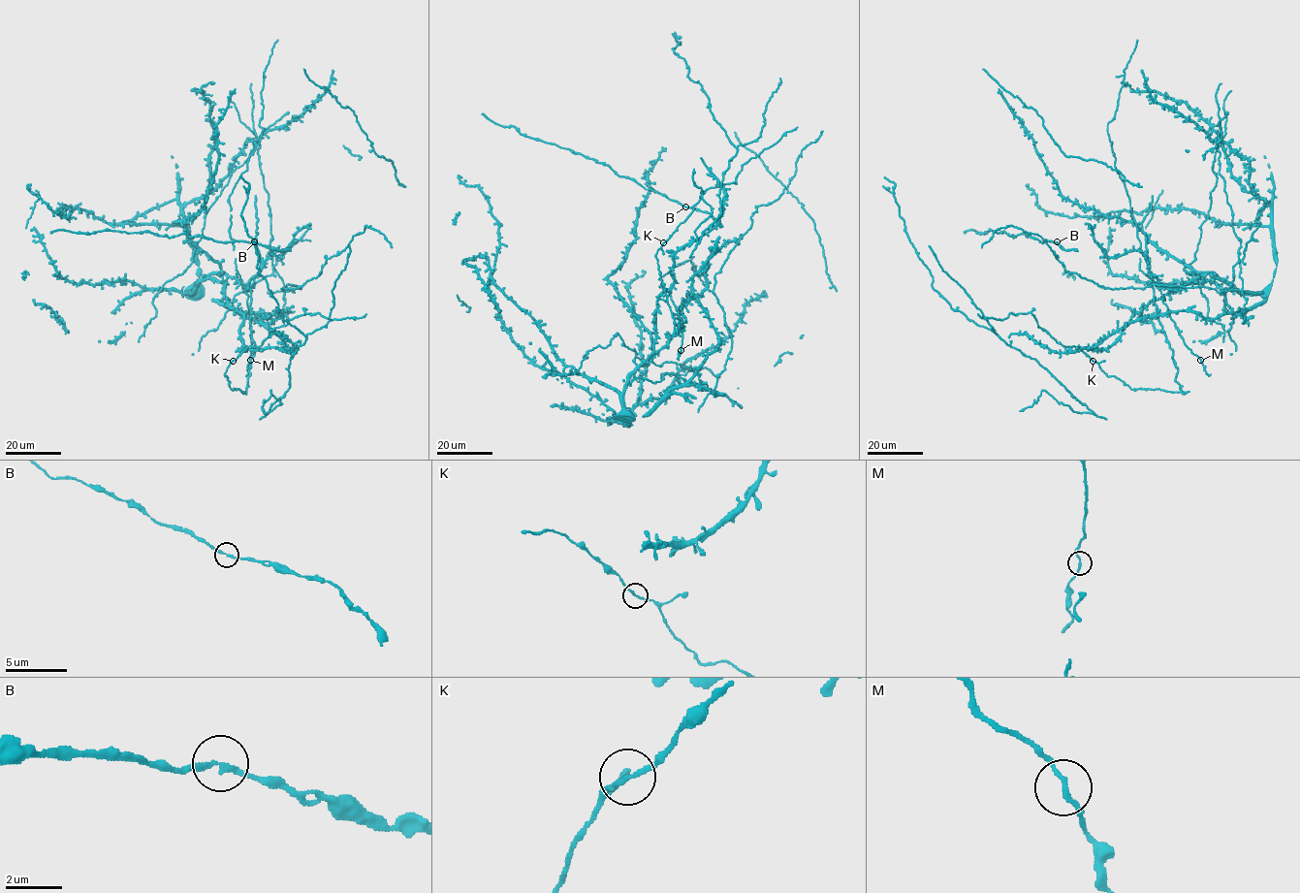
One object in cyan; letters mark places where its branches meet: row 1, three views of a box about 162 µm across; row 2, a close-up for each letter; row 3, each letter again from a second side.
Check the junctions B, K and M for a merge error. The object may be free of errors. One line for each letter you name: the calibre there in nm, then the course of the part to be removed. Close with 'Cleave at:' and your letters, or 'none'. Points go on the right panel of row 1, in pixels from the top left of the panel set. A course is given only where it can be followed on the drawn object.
Cleave at: none

